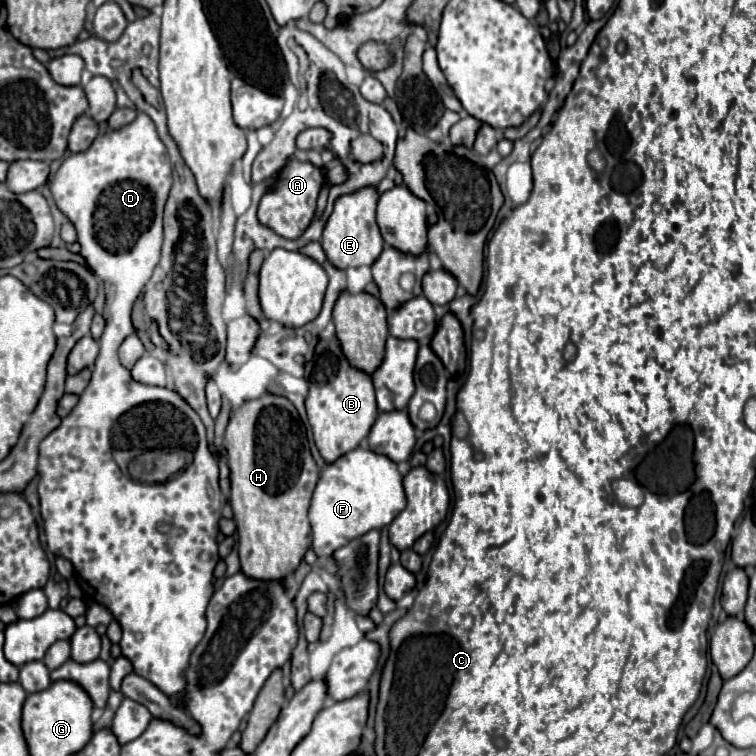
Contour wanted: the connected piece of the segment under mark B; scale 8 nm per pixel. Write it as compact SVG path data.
M322 338L318 342L314 360L306 364L306 378L310 380L306 414L314 432L314 442L326 464L332 464L344 456L344 452L358 448L360 442L370 434L370 428L378 416L374 385L368 374L348 364L336 338Z

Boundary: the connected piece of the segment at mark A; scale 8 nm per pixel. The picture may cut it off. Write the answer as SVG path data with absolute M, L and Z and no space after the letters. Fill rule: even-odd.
M290 158L288 164L276 174L276 182L270 190L266 190L266 194L260 200L258 206L258 220L262 226L272 228L278 236L288 238L288 240L296 240L304 234L304 230L310 226L310 222L314 220L314 212L316 212L316 200L318 194L322 190L322 186L336 186L348 180L348 170L342 164L340 158L332 158L330 162L324 164L326 174L322 174L322 168L314 166L312 162L302 162L296 158Z

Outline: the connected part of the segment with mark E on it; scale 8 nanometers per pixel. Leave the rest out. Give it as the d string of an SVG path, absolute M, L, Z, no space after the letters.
M362 188L360 192L354 192L336 200L334 212L330 214L322 234L322 248L334 268L346 270L346 268L372 266L382 254L384 240L380 236L376 216L374 216L376 202L378 202L376 188Z

